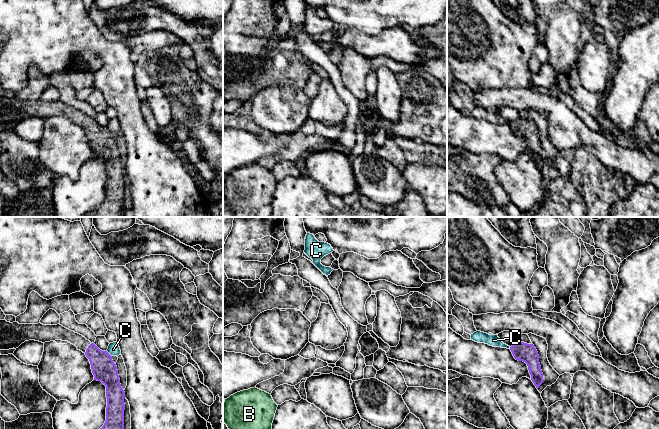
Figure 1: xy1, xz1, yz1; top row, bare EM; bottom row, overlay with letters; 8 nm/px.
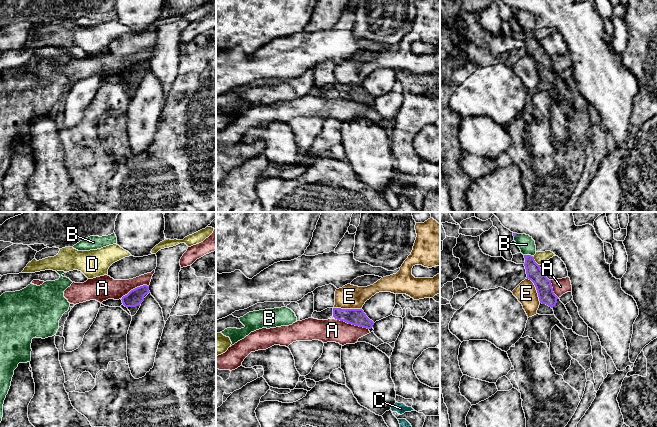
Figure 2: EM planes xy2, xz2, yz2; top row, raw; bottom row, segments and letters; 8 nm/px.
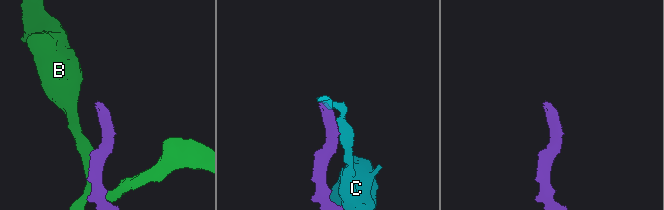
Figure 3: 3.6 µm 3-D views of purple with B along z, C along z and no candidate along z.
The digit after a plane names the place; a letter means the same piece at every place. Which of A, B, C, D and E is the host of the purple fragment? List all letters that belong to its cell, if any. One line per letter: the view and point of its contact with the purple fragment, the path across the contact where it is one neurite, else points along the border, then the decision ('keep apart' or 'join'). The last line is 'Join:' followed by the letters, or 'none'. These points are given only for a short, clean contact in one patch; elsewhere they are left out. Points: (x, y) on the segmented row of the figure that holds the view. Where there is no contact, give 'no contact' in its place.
A: xz2 (352, 324) | along xz2 (335, 318), (368, 329) | keep apart
B: yz2 (528, 255) | along yz2 (524, 254), (532, 256) | keep apart
C: xy1 (109, 354) | along xy1 (106, 351), (111, 356) | keep apart
D: yz2 (534, 261) | along yz2 (532, 256), (539, 265) | keep apart
E: xz2 (347, 309) | along xz2 (333, 307), (360, 309) | keep apart
Join: none

